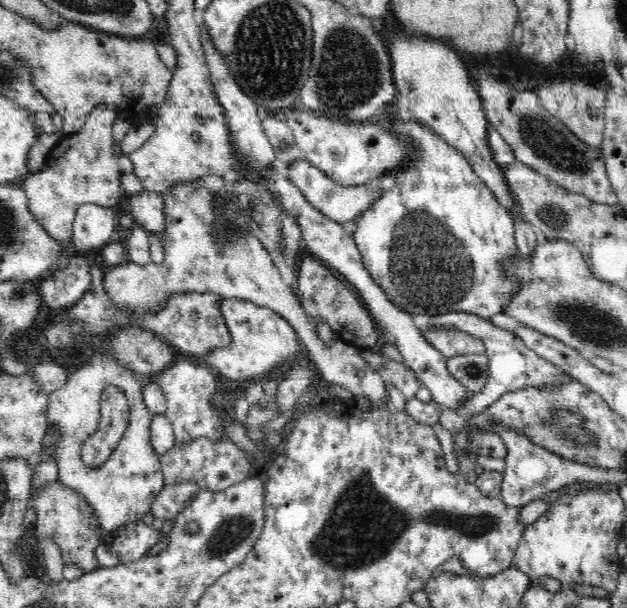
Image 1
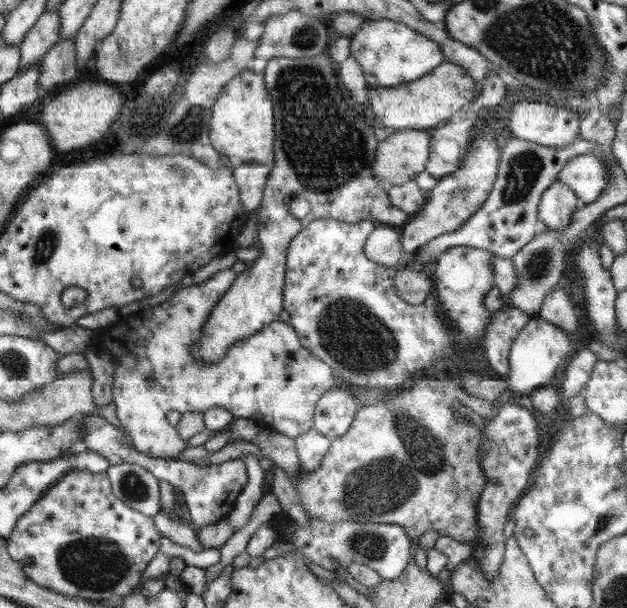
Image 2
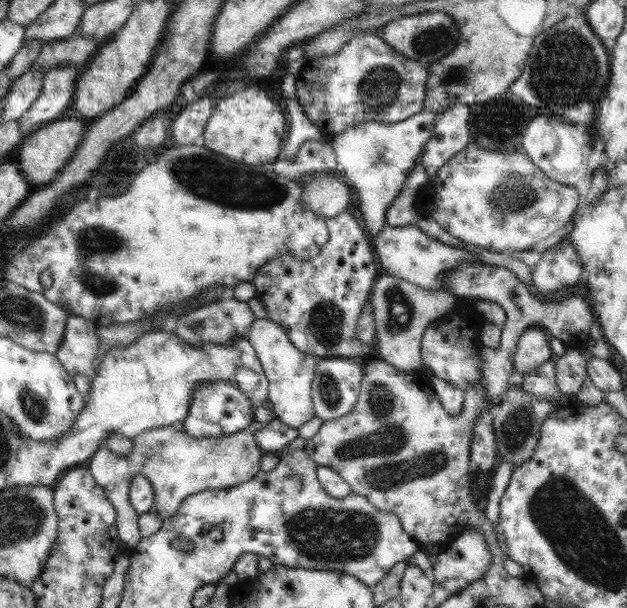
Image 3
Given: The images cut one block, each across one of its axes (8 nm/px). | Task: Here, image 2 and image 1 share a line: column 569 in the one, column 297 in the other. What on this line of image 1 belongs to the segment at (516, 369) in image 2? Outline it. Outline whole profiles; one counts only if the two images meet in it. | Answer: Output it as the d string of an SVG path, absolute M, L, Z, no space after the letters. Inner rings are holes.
M222 298L220 311L230 329L232 342L226 348L212 350L204 358L220 375L230 380L242 380L257 374L273 375L276 368L290 365L301 354L300 339L294 327L272 309L247 300Z

